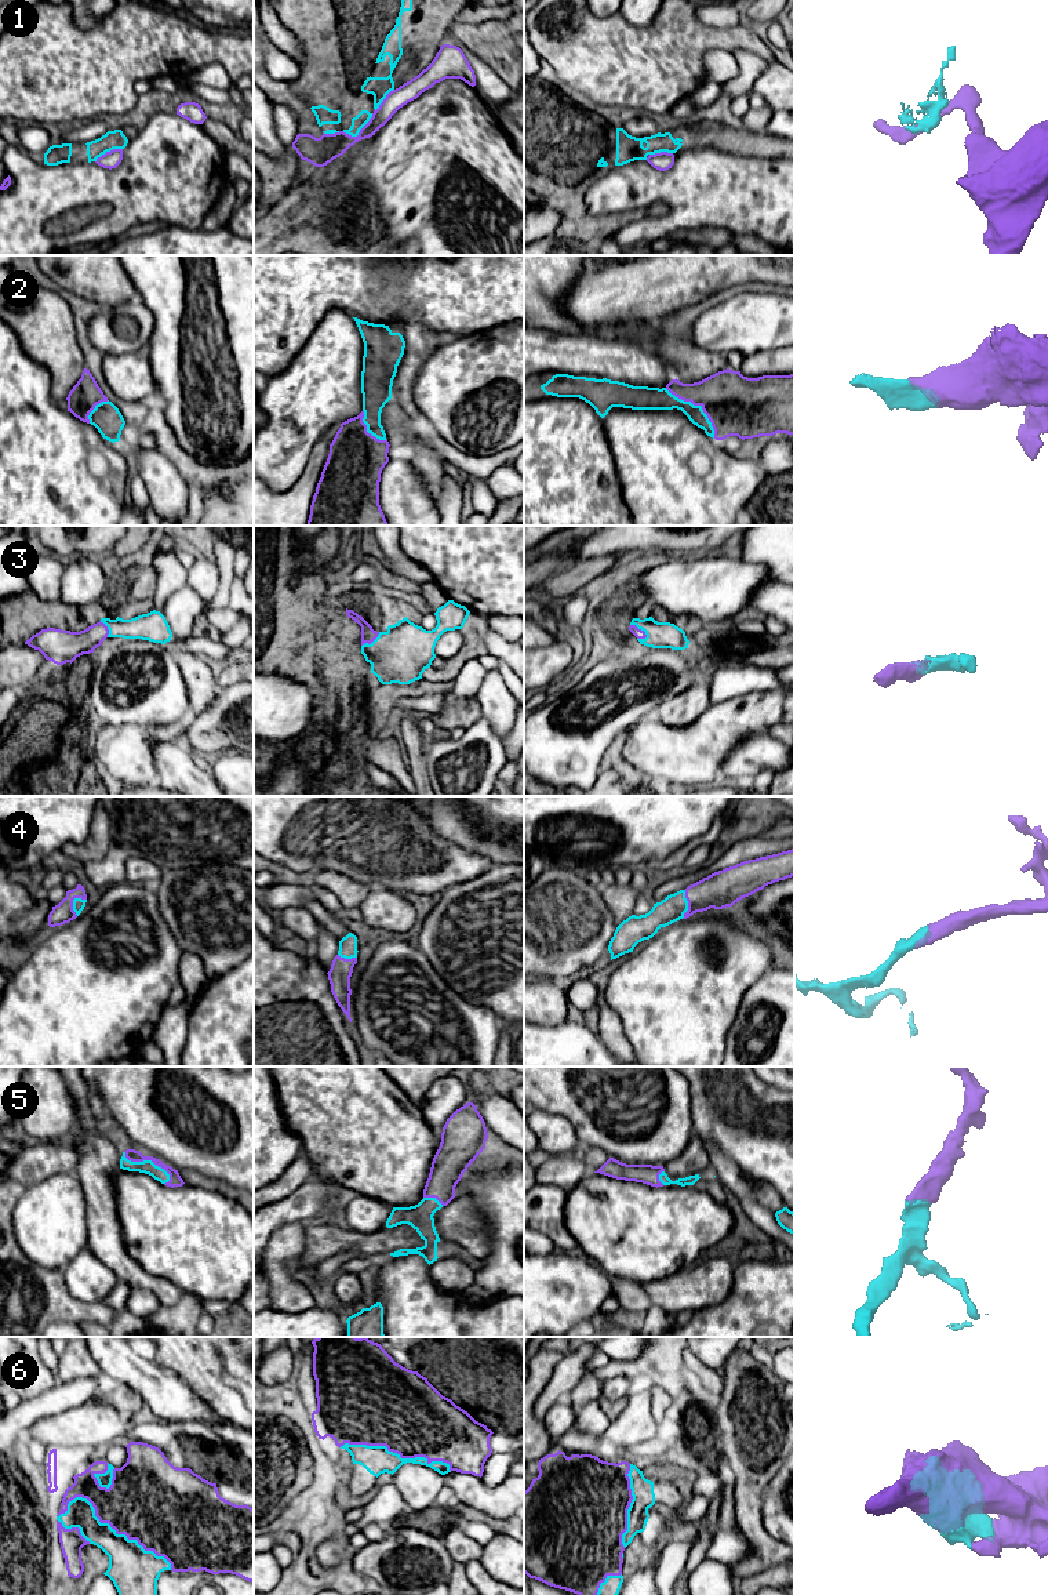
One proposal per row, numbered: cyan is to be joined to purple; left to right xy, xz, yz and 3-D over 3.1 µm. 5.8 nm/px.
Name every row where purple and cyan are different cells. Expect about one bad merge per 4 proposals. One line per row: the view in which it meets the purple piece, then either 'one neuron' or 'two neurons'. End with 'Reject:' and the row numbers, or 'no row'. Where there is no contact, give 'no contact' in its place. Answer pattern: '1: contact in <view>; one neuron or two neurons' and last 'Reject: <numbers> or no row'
1: contact in xz; two neurons
2: contact in yz; one neuron
3: contact in yz; one neuron
4: contact in xy; one neuron
5: contact in xy; one neuron
6: contact in xy; one neuron
Reject: 1

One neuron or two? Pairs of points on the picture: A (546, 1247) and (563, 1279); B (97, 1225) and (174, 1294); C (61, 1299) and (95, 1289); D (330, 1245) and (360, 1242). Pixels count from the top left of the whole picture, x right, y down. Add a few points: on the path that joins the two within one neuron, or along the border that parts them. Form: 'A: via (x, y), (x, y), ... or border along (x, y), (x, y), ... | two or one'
A: border along (555, 1250), (538, 1256) | two
B: via (109, 1247), (139, 1278), (152, 1283) | one
C: border along (62, 1271), (65, 1286), (75, 1297), (104, 1301) | two
D: via (337, 1242), (353, 1242) | one

